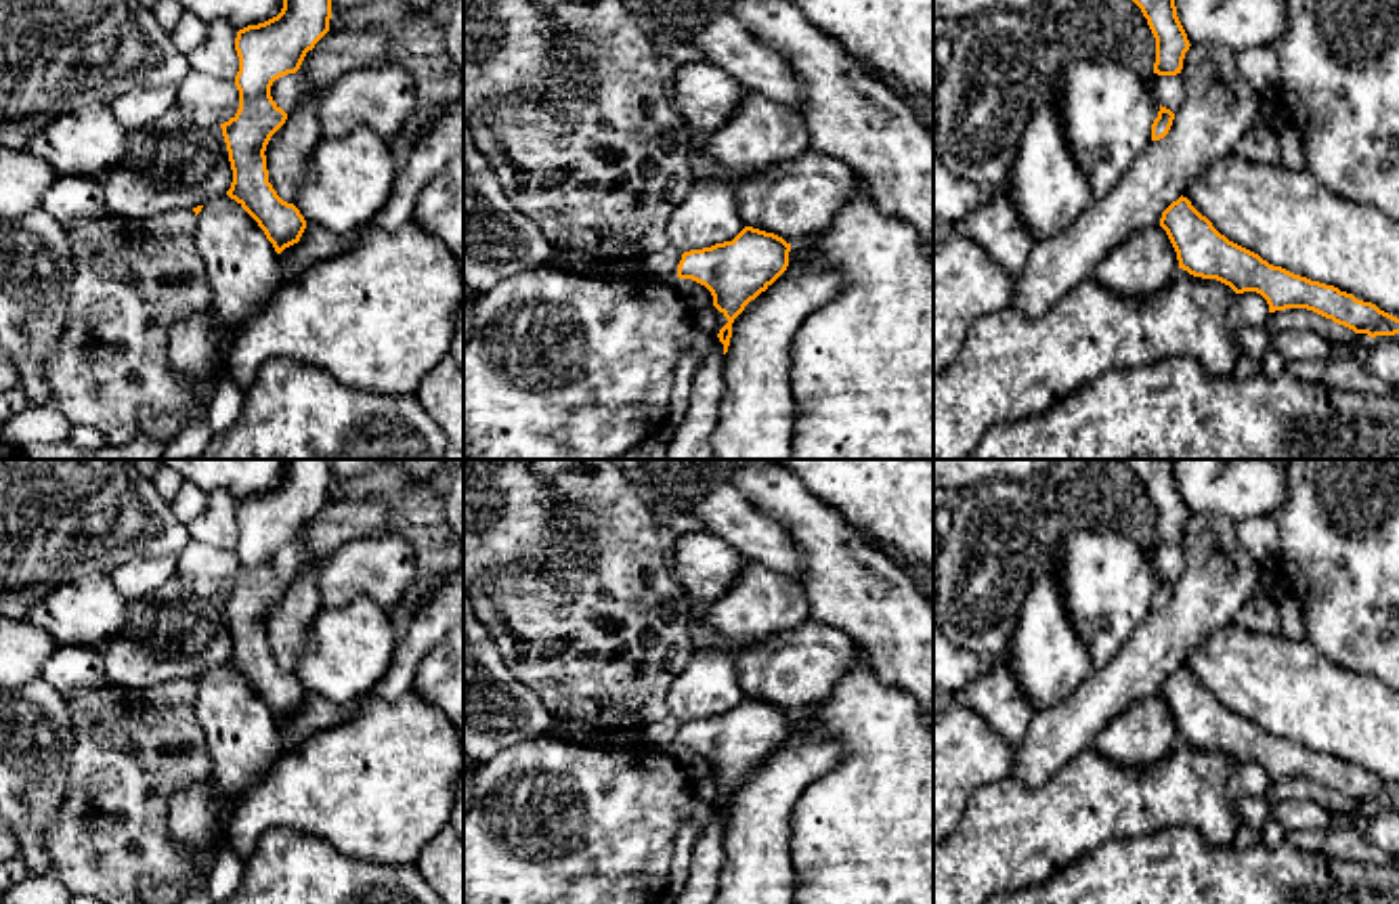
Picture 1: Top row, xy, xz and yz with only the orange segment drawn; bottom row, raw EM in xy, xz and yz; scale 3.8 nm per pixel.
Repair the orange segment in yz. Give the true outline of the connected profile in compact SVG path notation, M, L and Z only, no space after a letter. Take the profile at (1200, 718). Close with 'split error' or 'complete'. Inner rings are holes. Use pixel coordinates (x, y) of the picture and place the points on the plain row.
M1183 665L1162 682L1160 696L1177 722L1179 738L1217 749L1235 763L1256 761L1267 770L1269 782L1307 778L1370 808L1399 803L1399 789L1376 774L1273 736L1229 711Z; complete

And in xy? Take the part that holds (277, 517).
M285 459L277 487L237 501L237 583L220 594L233 640L227 665L264 701L275 722L300 711L306 690L268 652L266 615L287 583L273 571L271 556L296 543L308 520L329 501L329 459Z; complete

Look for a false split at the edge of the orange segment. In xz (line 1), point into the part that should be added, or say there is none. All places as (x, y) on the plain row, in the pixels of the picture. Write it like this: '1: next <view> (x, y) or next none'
1: next none

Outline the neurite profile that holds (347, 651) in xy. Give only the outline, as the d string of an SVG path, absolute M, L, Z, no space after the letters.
M371 598L323 608L308 625L294 675L308 694L333 705L369 696L390 669L399 633L390 612Z

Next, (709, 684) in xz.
M692 648L667 692L669 713L682 722L732 711L742 698L734 657L717 648Z

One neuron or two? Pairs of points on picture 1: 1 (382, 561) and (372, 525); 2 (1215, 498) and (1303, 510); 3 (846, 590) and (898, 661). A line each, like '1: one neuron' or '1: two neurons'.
1: two neurons
2: two neurons
3: one neuron

